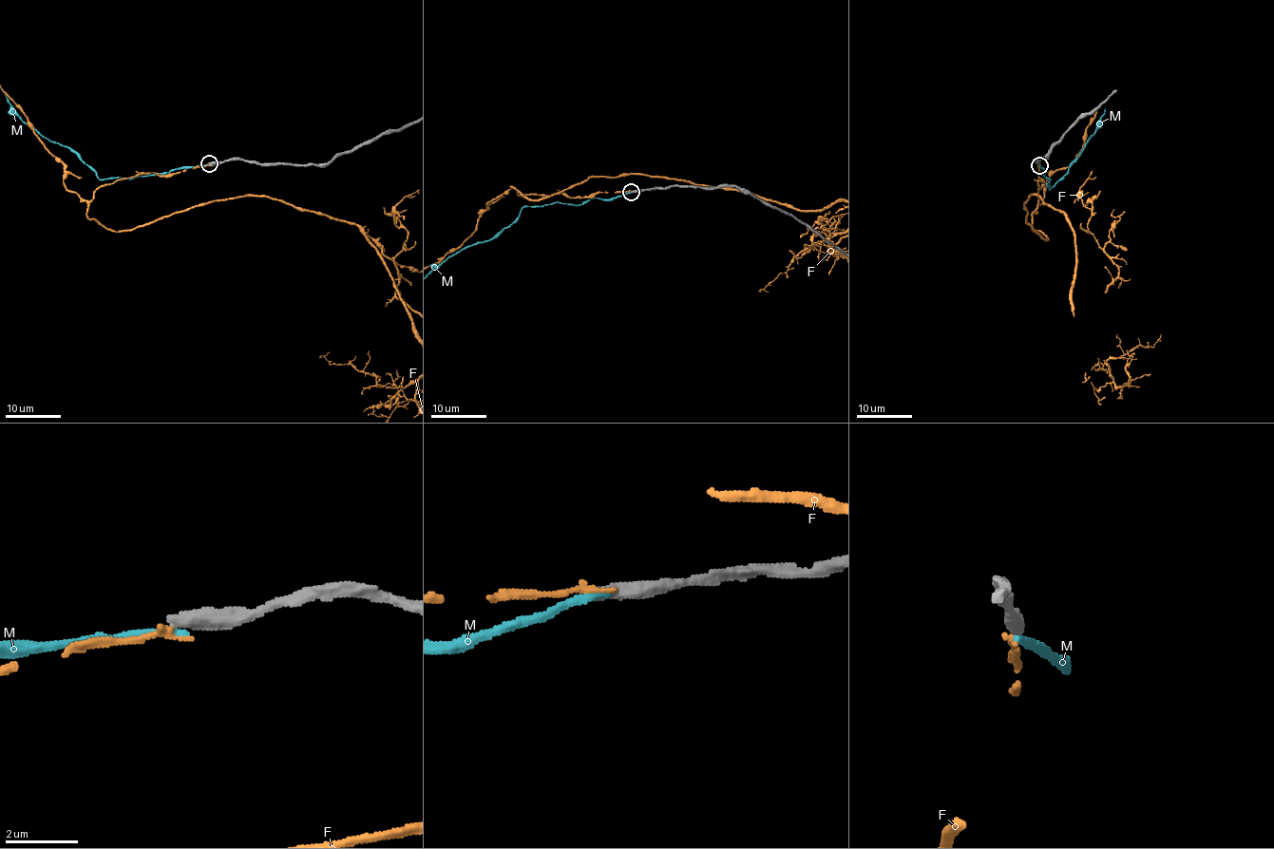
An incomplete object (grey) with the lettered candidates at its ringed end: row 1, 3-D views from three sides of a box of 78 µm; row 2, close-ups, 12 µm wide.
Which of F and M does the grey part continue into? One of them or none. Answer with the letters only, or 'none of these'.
none of these

